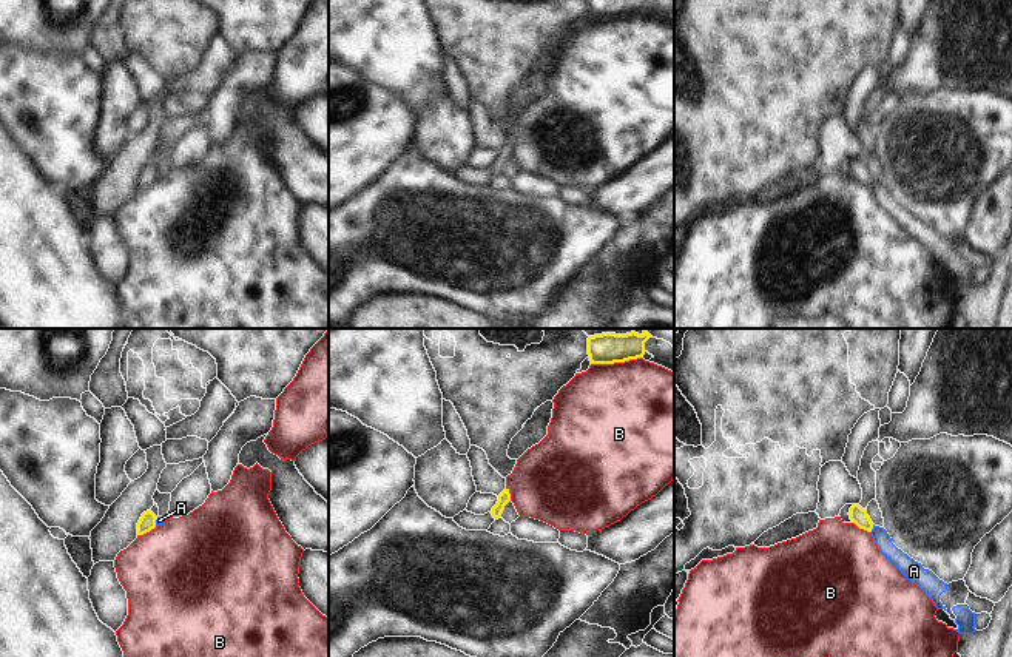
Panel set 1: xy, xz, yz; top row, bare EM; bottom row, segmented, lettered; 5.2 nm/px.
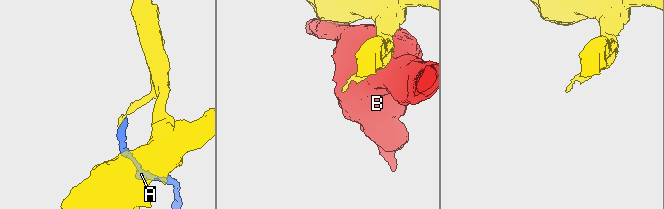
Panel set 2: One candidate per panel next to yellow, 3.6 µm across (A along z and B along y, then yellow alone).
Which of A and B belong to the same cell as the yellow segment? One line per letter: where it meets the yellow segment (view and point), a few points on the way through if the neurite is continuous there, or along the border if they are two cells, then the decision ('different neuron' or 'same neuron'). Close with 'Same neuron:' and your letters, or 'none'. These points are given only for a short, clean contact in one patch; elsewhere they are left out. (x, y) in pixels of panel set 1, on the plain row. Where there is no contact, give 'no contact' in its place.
A: yz (872, 182) | along yz (873, 179), (870, 187) | different neuron
B: xz (616, 16) | different neuron
Same neuron: none

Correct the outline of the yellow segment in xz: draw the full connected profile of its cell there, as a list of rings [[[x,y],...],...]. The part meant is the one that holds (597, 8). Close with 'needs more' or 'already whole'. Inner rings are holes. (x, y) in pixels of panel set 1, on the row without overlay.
[[[588,0],[591,19],[614,19],[645,9],[645,0]]] | already whole

